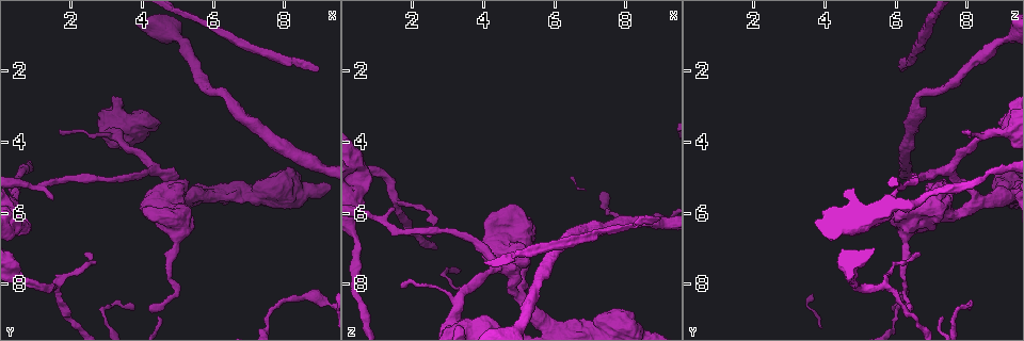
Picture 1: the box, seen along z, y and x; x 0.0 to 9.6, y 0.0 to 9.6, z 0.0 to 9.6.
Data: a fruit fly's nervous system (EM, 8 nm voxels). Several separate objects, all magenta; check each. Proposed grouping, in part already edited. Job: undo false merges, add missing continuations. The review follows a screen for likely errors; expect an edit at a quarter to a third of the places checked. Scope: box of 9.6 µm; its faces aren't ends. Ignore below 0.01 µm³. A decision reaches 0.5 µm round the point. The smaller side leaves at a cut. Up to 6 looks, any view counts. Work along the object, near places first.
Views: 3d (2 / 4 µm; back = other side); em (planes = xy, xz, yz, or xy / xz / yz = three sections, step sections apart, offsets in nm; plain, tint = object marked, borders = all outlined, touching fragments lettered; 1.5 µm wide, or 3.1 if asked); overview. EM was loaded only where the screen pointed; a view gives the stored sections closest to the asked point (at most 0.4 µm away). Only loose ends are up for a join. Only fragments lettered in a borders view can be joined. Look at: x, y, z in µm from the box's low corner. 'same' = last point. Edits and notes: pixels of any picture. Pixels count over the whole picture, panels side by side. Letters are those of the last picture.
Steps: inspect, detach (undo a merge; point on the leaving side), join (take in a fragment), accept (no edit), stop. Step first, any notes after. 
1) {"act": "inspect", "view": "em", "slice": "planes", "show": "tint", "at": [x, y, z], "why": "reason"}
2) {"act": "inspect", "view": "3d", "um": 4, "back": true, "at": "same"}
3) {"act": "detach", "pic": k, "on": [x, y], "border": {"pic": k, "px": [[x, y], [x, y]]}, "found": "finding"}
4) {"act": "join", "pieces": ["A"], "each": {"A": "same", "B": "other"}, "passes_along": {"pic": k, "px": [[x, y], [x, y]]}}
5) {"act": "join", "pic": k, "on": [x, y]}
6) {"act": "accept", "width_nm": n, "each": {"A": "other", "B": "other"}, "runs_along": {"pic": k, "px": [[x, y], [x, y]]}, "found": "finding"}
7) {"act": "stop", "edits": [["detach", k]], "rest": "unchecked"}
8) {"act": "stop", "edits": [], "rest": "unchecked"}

{"act": "inspect", "view": "em", "slice": "planes", "show": "tint", "at": [4.80, 5.10, 7.75], "why": "sudden change in width"}

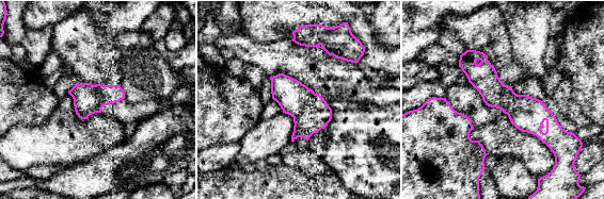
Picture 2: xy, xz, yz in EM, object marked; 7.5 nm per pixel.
{"act": "inspect", "view": "em", "slice": "planes", "show": "borders", "at": "same", "why": "see the neighbours"}

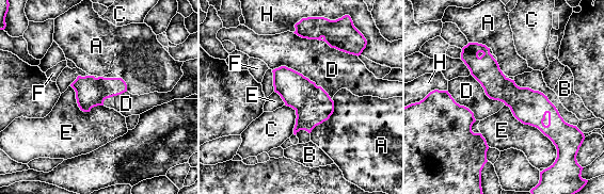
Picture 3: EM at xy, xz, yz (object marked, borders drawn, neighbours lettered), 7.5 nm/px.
{"act": "accept", "width_nm": 220, "each": {"A": "other", "B": "other", "C": "other", "D": "other", "E": "other", "F": "other", "H": "other"}, "border": {"pic": 3, "px": [[292, 32], [322, 39], [358, 57]]}, "found": "all the same cell"}

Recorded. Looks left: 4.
{"act": "inspect", "view": "em", "slice": "xz", "step": 8, "show": "tint", "at": [1.50, 5.70, 6.00], "why": "thin end"}

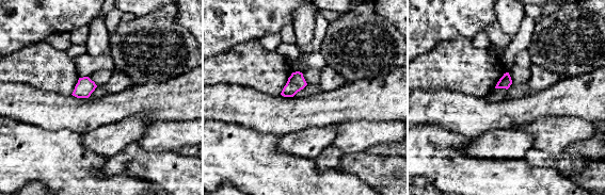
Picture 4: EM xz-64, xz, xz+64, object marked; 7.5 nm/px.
{"act": "inspect", "view": "em", "slice": "planes", "show": "borders", "at": "same"}

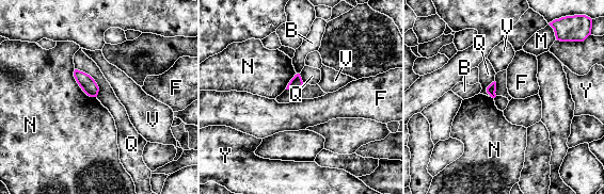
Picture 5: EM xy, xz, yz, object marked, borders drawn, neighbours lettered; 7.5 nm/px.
{"act": "accept", "each": {"B": "other", "F": "other", "M": "other", "N": "other", "Q": "other", "V": "other", "Y": "other"}, "found": "no lettered fragment goes on from it"}

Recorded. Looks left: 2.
{"act": "inspect", "view": "3d", "um": 4, "at": [4.20, 8.80, 6.30], "why": "thin end"}

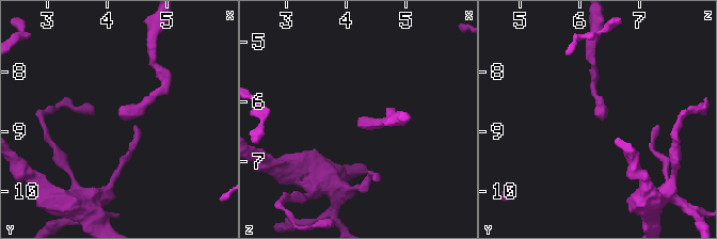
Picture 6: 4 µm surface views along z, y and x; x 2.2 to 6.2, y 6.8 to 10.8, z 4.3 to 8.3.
{"act": "inspect", "view": "em", "slice": "planes", "show": "borders", "at": [4.25, 8.75, 6.30]}

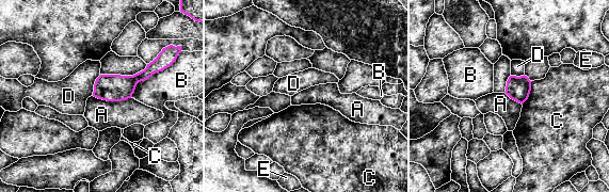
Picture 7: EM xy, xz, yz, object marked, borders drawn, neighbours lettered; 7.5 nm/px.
{"act": "accept", "each": {"A": "other", "B": "other", "C": "other", "D": "other", "E": "other"}, "border": {"pic": 7, "px": [[93, 95], [107, 100], [131, 97]]}, "found": "no lettered fragment goes on from it"}

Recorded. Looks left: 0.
{"act": "stop", "edits": [], "rest": "unchecked"}

